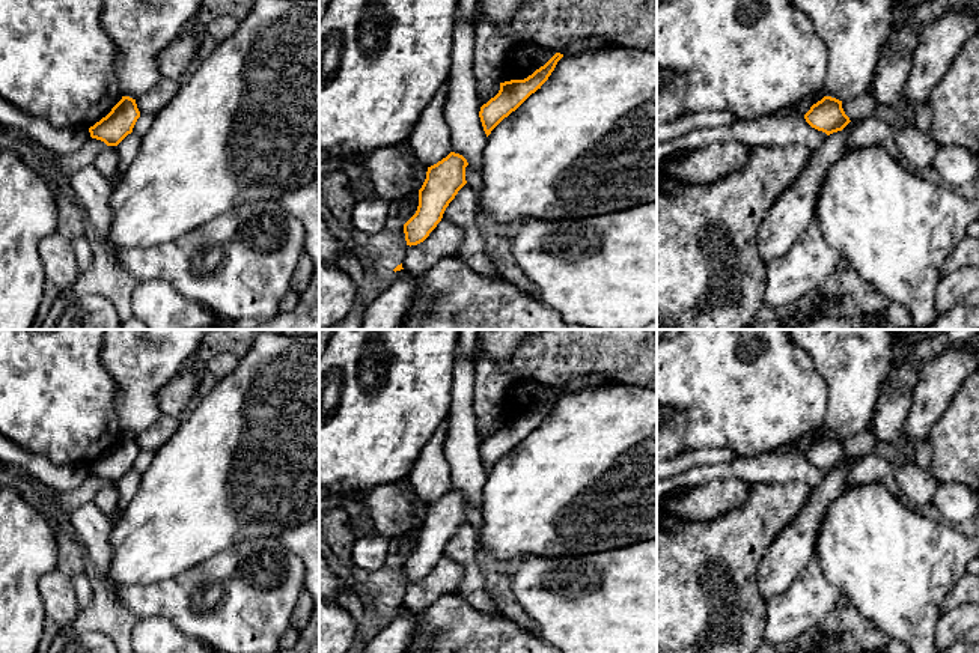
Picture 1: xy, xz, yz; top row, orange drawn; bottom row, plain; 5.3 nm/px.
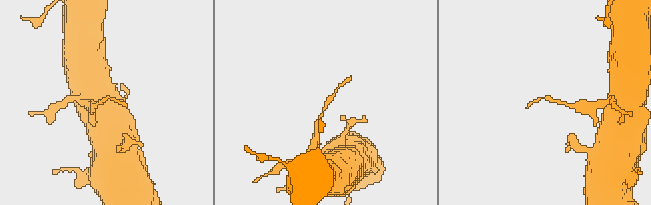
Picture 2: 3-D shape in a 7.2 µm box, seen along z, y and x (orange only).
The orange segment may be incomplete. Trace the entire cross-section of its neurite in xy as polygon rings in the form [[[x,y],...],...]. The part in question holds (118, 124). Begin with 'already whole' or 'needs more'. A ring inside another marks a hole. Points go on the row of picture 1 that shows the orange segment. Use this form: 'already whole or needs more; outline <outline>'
already whole; outline [[[122,96],[111,111],[89,128],[90,137],[104,141],[107,146],[117,146],[140,117],[136,99]]]

